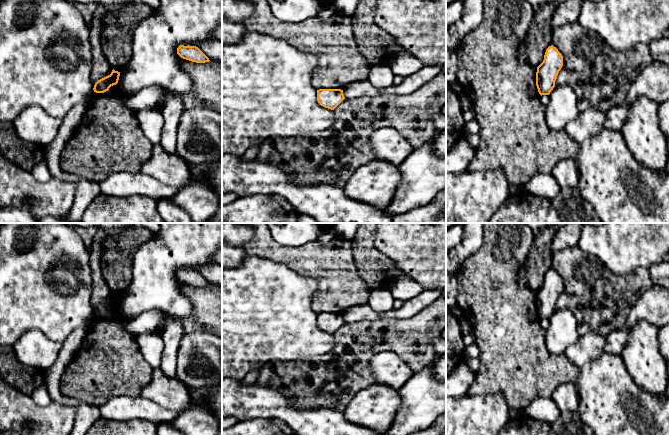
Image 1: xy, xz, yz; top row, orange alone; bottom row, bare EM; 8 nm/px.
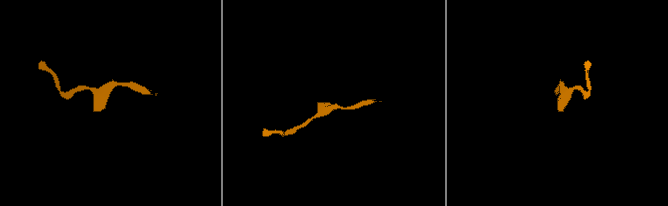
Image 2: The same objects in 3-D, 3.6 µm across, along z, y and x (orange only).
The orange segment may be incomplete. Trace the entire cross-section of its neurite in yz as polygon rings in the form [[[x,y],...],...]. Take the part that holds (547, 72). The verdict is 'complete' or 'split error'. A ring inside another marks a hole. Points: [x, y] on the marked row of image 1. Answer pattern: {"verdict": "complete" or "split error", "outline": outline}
{"verdict": "complete", "outline": [[[553,45],[546,49],[543,62],[537,67],[536,86],[539,94],[549,95],[563,66],[563,56]]]}

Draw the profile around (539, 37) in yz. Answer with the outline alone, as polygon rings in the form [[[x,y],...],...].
[[[548,2],[535,10],[526,39],[518,48],[518,58],[521,62],[536,67],[543,62],[546,49],[553,45],[551,18],[556,7],[556,3]]]

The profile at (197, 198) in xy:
[[[201,180],[181,187],[172,199],[189,214],[193,223],[205,223],[218,209],[218,195]]]

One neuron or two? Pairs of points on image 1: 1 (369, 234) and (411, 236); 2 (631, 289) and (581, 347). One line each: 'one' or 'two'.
1: two
2: two

